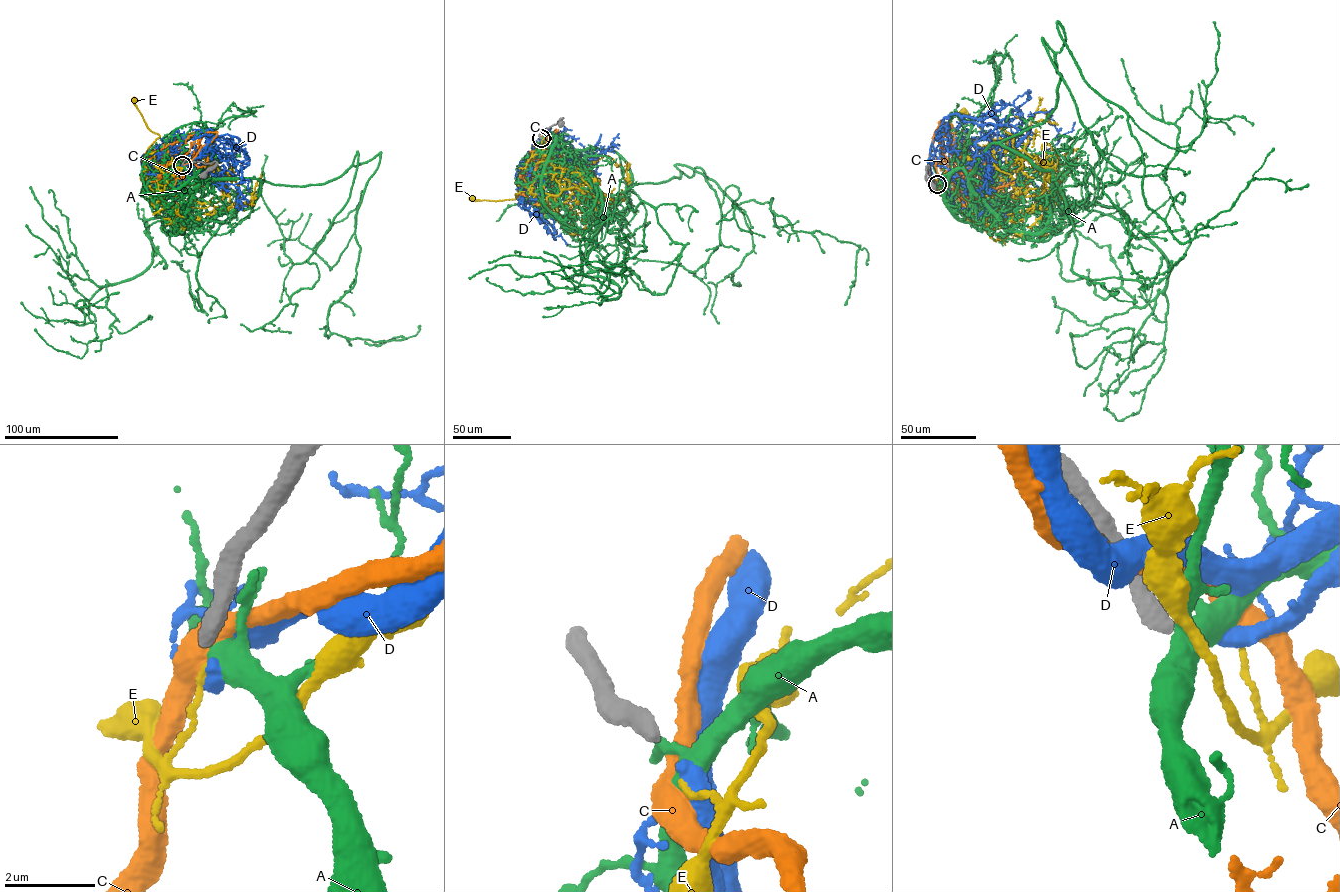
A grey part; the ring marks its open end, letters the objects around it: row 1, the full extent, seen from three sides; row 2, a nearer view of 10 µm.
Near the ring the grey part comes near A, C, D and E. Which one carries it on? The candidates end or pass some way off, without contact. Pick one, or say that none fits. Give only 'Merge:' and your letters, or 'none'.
Merge: D

